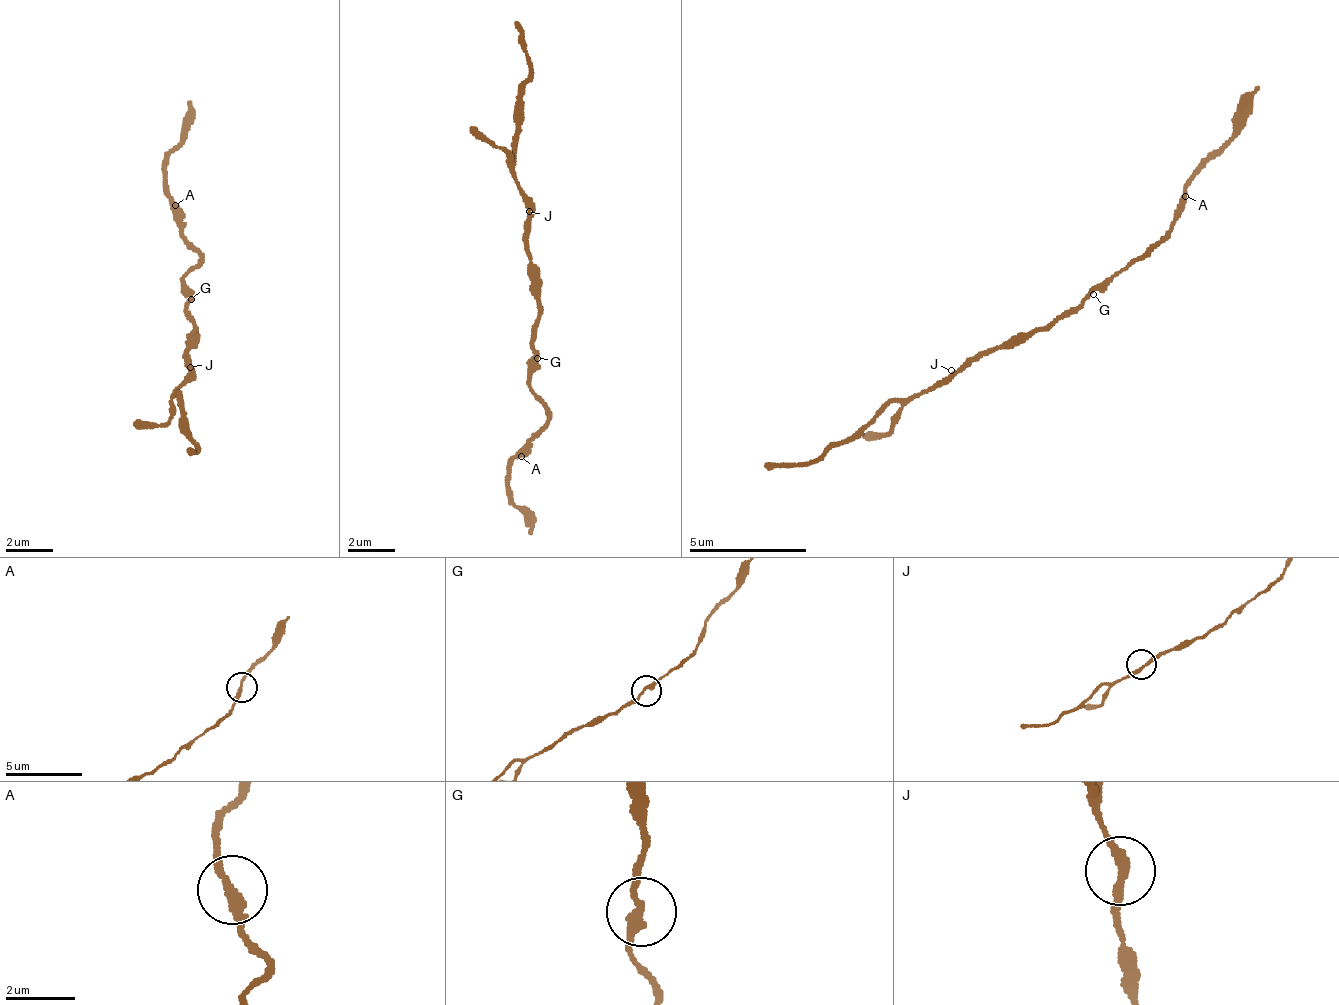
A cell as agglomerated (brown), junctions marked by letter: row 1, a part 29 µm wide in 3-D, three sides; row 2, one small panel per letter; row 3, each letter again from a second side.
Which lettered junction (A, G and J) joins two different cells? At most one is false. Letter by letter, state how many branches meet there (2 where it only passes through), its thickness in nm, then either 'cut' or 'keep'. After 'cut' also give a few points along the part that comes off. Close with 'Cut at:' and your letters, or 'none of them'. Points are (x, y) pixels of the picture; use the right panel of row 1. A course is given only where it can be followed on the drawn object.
A: 2 branches meet; 240 nm thick; keep
G: 2 branches meet; 240 nm thick; keep
J: 2 branches meet; 240 nm thick; keep
Cut at: none of them

